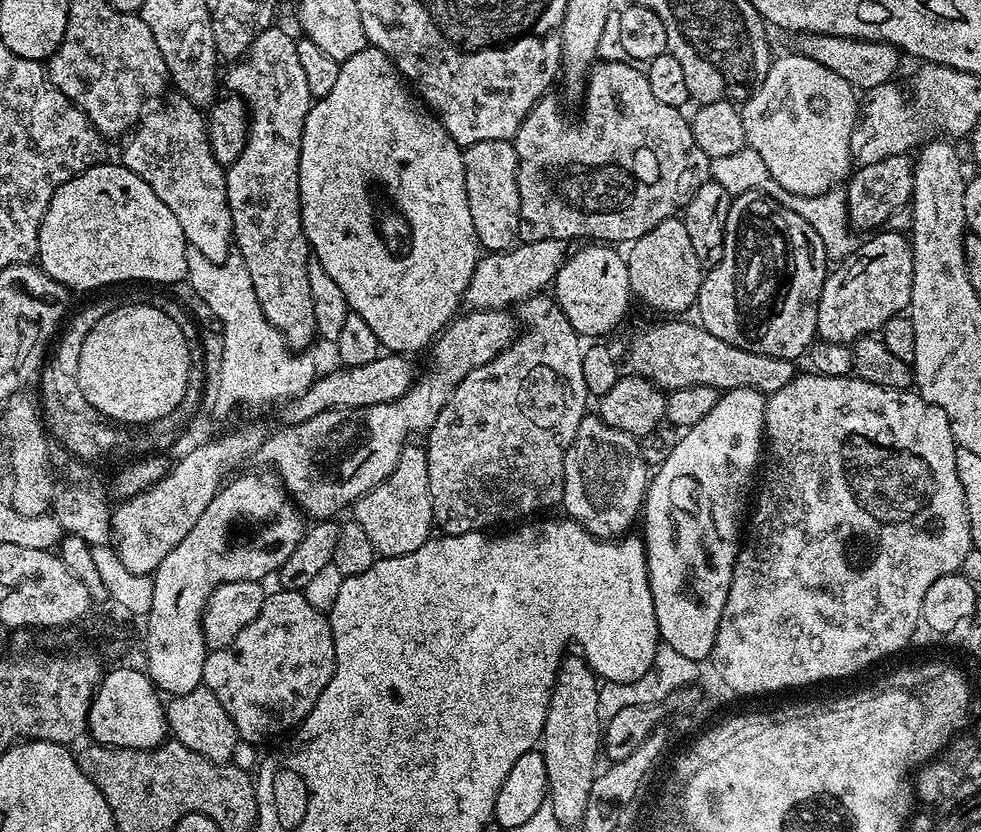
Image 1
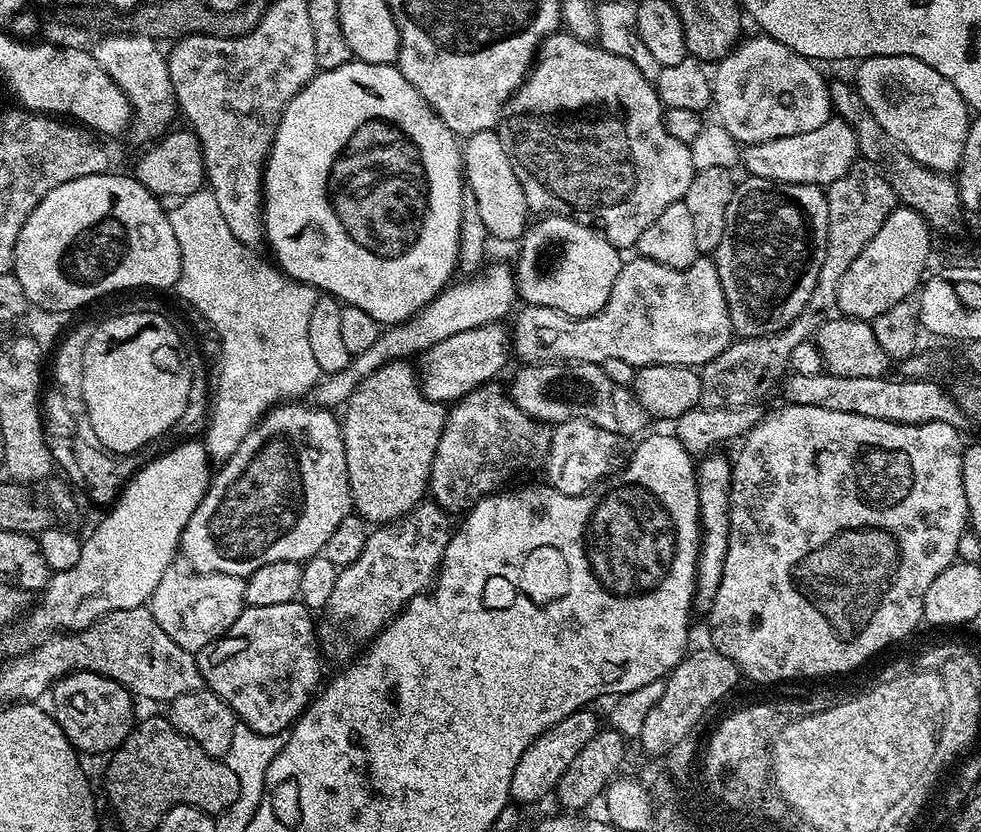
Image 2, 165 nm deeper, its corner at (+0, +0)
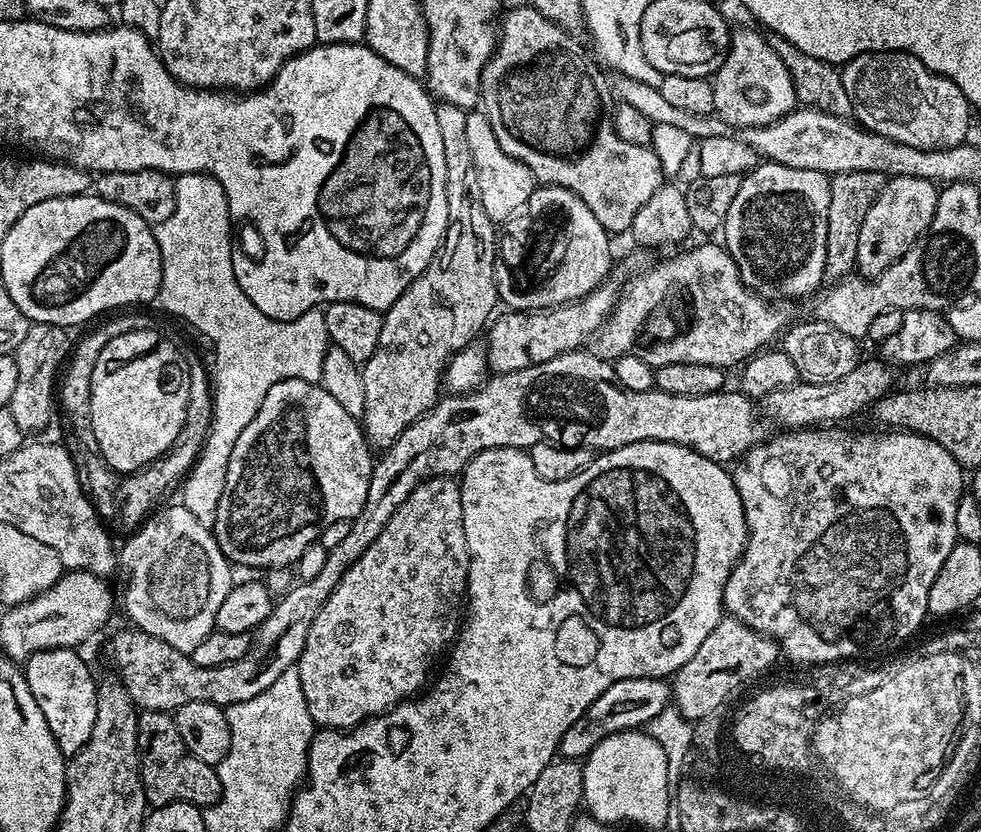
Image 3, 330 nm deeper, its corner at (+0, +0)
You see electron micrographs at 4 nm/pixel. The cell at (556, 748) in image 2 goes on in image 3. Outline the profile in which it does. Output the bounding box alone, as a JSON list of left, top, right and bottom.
[559,678,670,761]

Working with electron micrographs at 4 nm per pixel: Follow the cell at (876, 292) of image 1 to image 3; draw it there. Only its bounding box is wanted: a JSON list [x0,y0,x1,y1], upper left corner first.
[856,176,940,278]

